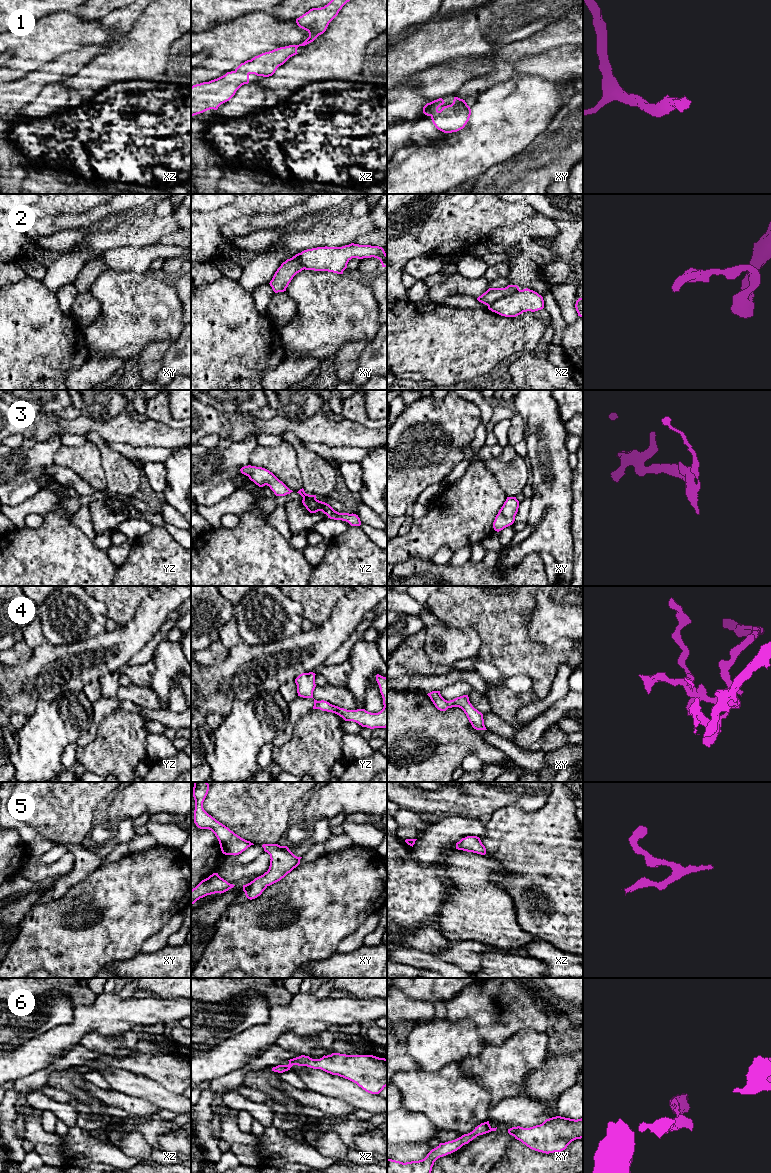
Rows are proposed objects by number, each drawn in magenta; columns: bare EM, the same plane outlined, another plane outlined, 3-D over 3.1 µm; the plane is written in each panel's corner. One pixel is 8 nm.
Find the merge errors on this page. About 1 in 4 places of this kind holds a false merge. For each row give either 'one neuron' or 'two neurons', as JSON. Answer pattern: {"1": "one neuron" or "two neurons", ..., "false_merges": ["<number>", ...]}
{"1": "one neuron", "2": "two neurons", "3": "two neurons", "4": "one neuron", "5": "one neuron", "6": "one neuron", "false_merges": ["2", "3"]}

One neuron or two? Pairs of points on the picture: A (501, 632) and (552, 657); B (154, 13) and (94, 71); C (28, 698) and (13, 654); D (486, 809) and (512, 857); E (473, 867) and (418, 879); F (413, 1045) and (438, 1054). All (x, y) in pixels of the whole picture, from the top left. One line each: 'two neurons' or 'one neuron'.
A: one neuron
B: one neuron
C: two neurons
D: two neurons
E: two neurons
F: one neuron

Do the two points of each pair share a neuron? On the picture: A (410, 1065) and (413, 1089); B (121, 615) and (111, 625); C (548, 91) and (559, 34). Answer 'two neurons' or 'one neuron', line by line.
A: two neurons
B: two neurons
C: two neurons

